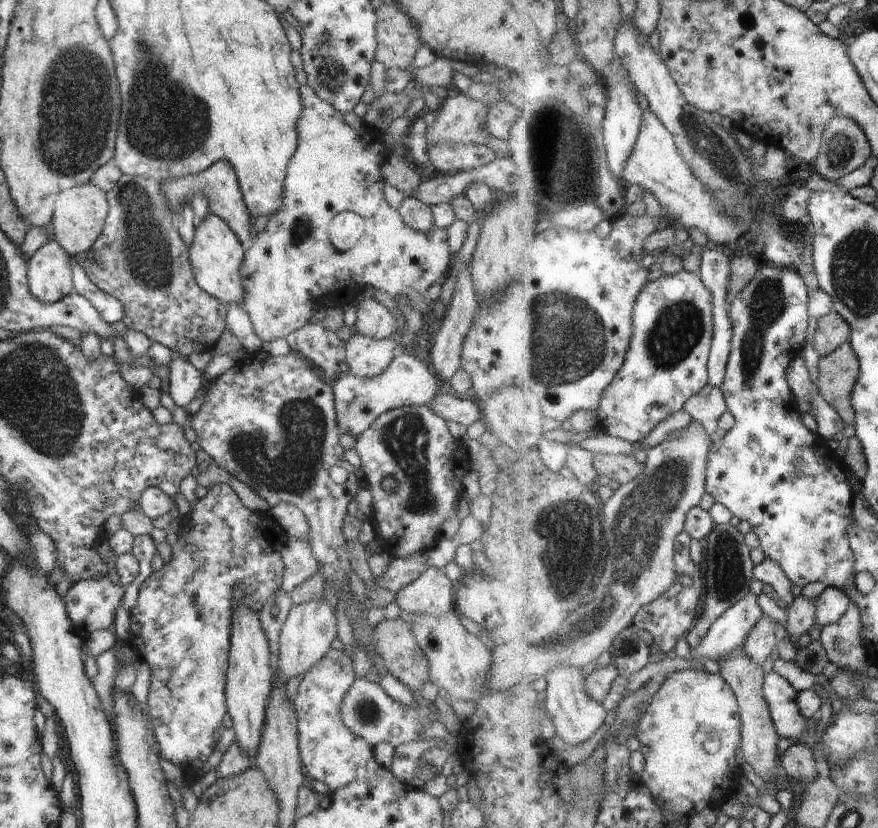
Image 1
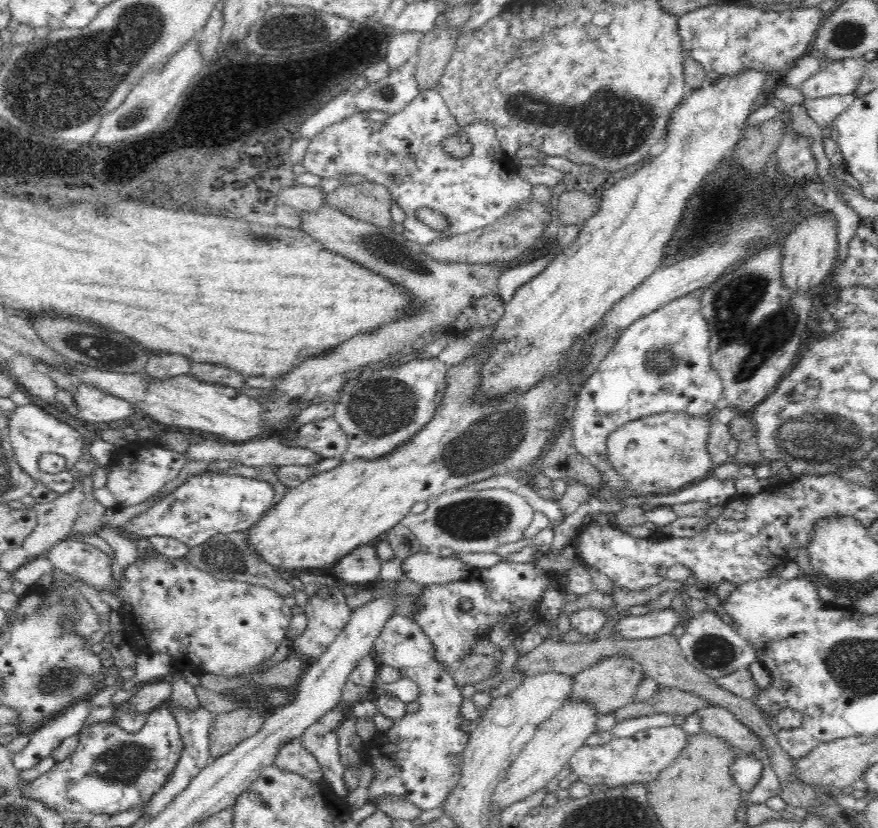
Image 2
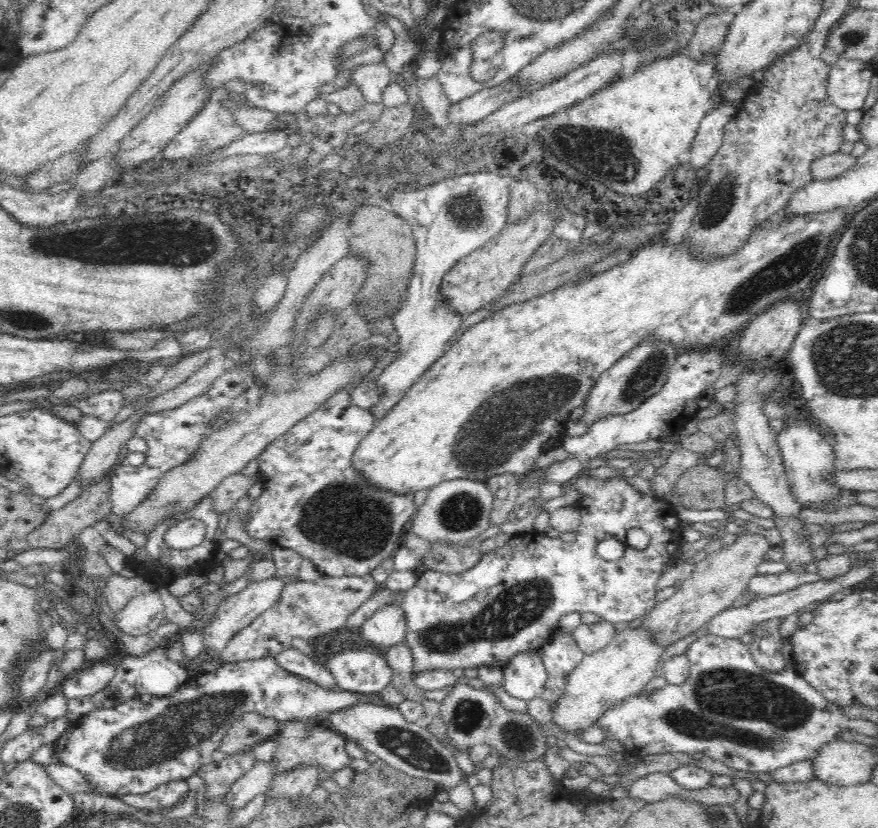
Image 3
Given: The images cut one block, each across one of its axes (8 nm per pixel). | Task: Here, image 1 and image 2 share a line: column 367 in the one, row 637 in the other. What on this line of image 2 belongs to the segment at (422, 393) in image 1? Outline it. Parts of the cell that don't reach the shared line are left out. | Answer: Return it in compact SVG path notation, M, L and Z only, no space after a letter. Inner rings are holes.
M406 615L390 616L376 639L372 653L380 656L383 665L396 668L405 678L418 684L420 696L416 712L395 720L389 731L380 732L372 741L364 743L367 756L362 764L374 769L367 789L368 802L374 805L384 796L399 796L408 799L420 810L441 808L460 782L462 769L457 765L455 754L463 754L470 738L468 731L462 729L465 719L460 714L460 706L464 696L451 670L434 659L434 650L434 643L422 627Z

